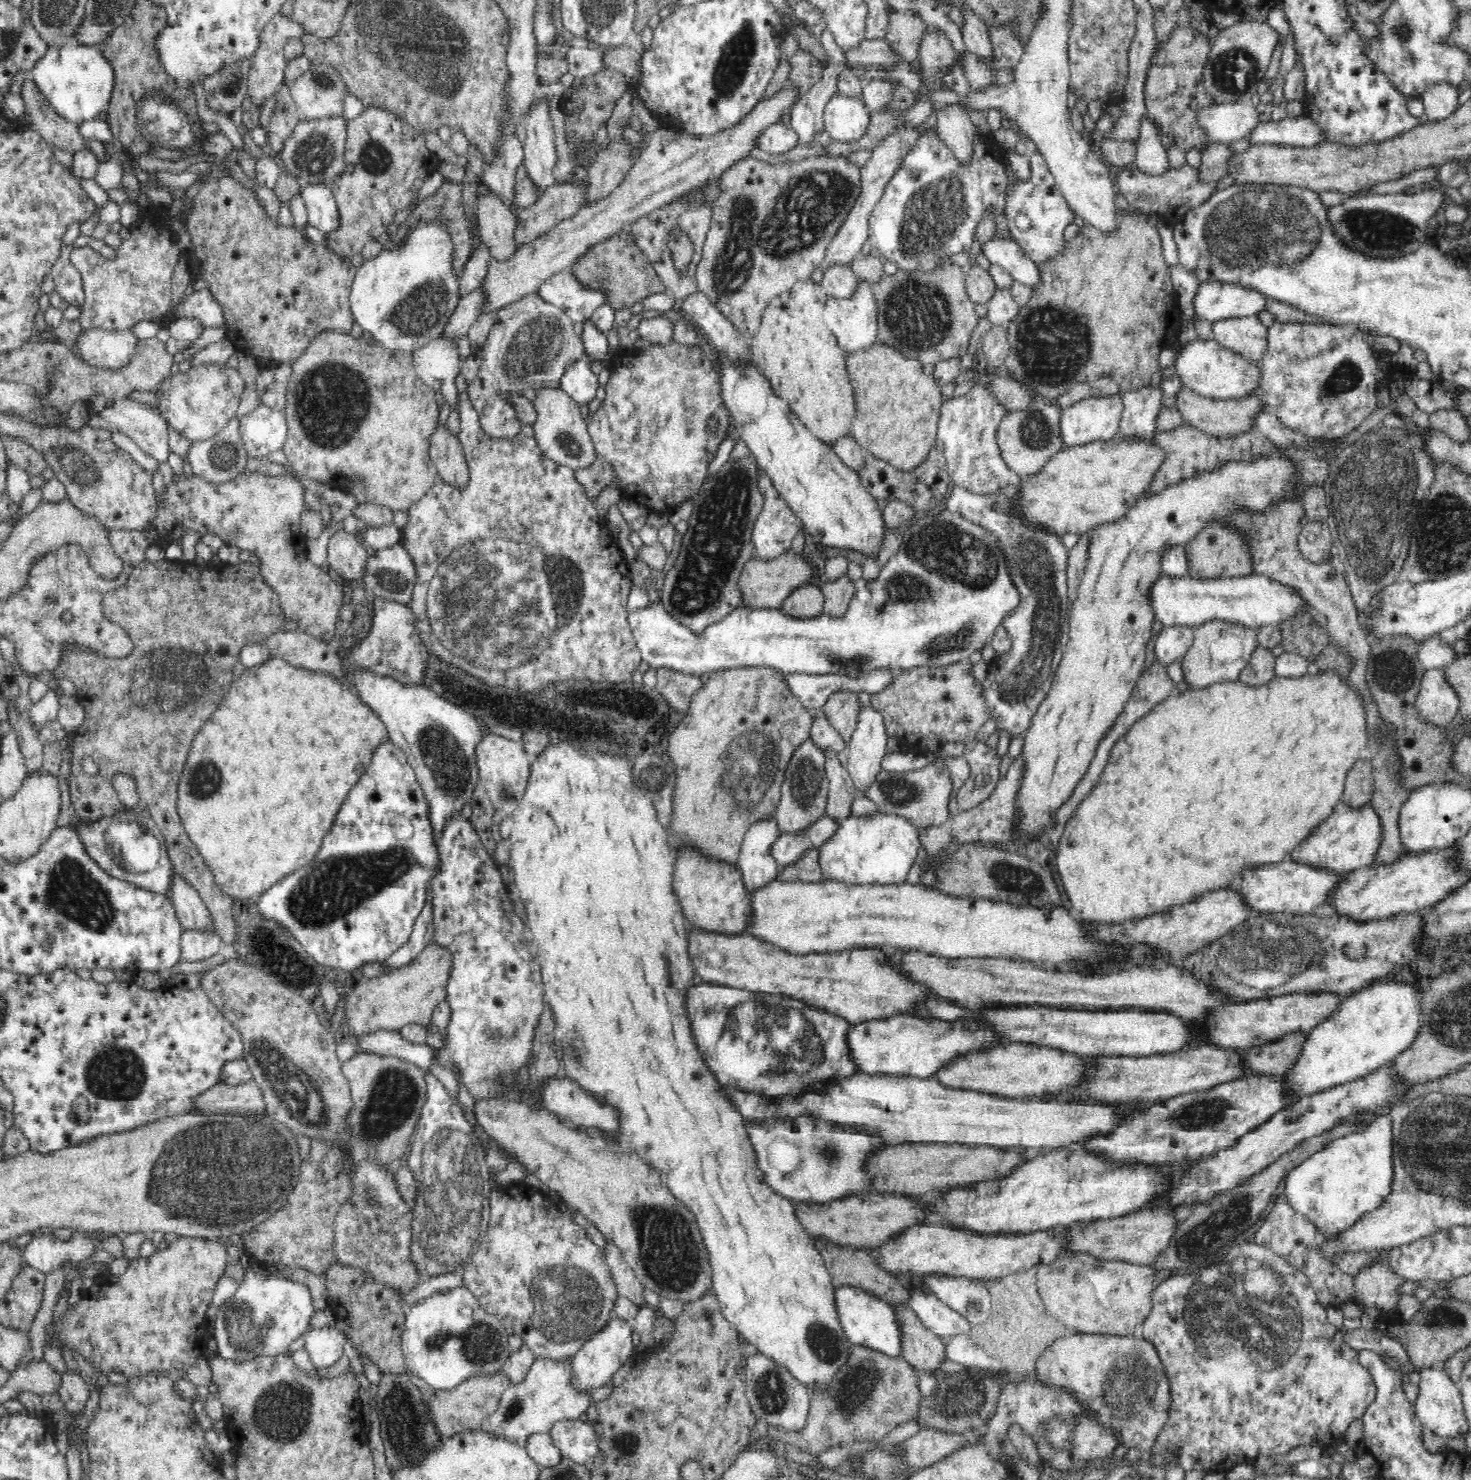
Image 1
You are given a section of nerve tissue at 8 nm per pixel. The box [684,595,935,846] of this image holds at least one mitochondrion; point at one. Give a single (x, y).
(746, 774)

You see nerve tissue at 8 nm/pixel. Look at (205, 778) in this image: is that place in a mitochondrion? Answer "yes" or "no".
yes

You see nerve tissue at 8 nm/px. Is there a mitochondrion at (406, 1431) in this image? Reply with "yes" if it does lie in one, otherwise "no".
yes

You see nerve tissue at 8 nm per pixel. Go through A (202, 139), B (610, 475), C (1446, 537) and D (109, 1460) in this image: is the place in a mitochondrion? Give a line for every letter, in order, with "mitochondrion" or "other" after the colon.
A: other
B: other
C: mitochondrion
D: other

